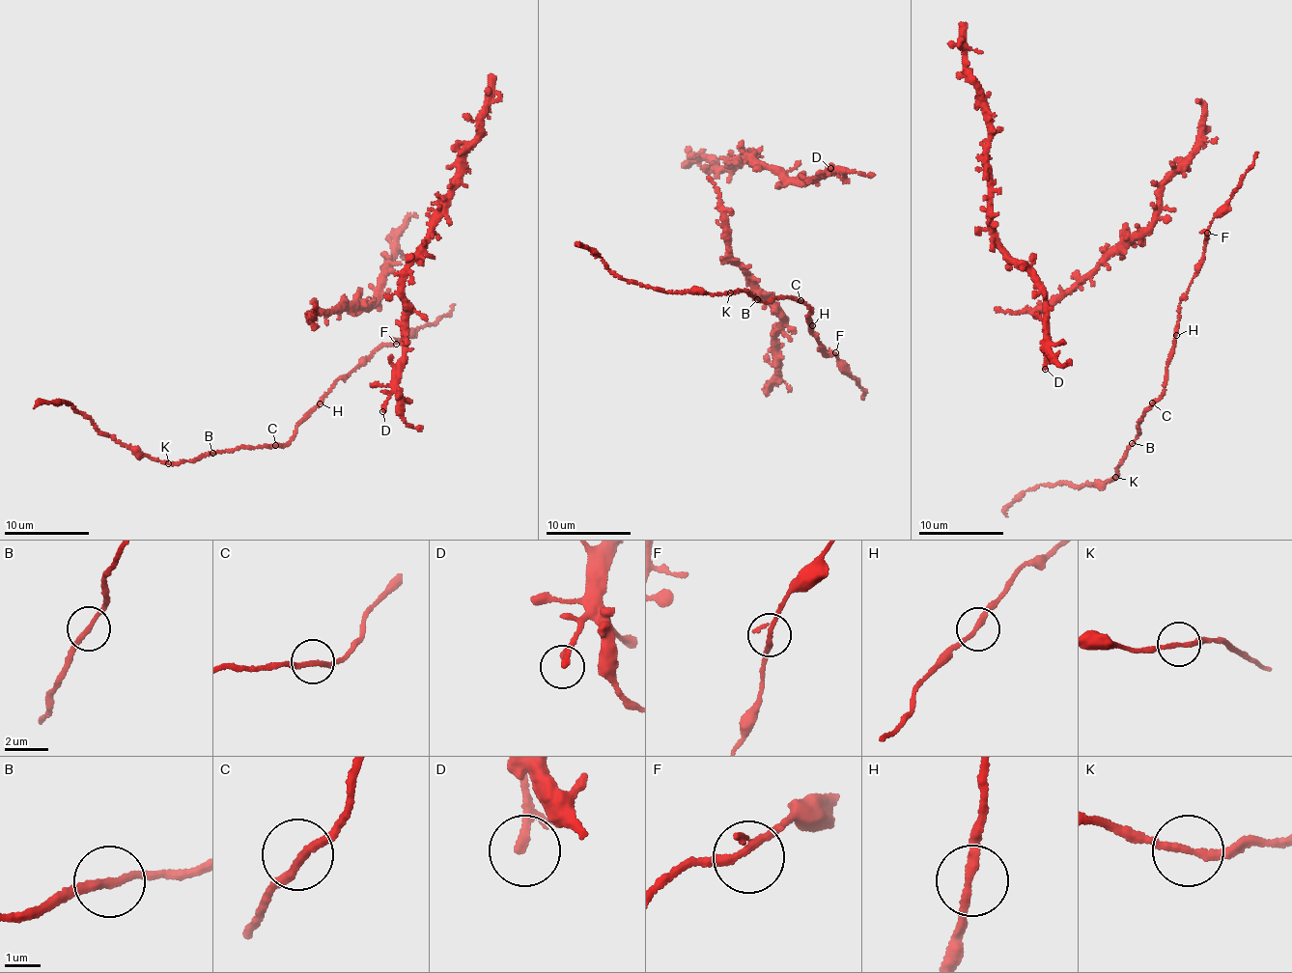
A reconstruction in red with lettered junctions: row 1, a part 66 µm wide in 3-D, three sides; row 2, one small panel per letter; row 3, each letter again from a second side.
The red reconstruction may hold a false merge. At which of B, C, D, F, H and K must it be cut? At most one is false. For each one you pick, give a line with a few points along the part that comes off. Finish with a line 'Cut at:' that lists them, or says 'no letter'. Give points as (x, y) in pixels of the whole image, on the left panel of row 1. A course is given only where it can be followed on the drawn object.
Cut at: no letter

